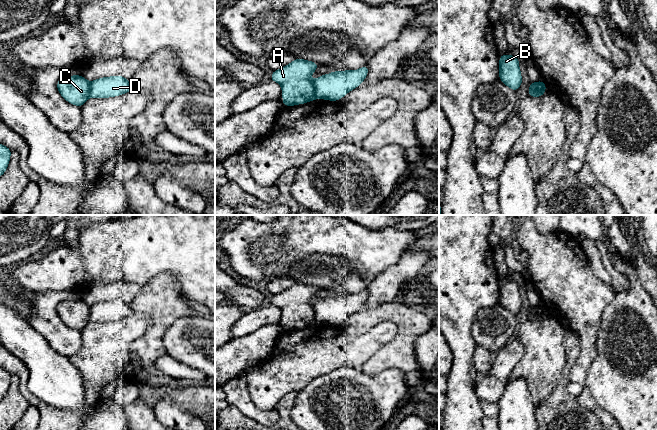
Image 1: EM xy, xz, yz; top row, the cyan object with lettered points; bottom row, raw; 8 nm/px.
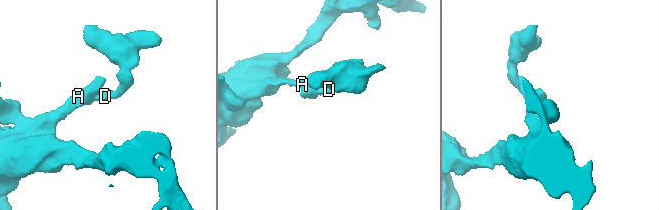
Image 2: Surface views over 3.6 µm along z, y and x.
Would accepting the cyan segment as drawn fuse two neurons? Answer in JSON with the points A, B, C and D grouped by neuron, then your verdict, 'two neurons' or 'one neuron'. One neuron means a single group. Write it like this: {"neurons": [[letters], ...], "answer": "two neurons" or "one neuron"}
{"neurons": [["A", "B", "C"], ["D"]], "answer": "two neurons"}

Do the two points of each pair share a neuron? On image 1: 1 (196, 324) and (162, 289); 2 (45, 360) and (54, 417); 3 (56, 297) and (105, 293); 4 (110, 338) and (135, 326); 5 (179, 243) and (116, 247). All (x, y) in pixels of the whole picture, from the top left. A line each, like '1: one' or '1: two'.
1: two
2: two
3: two
4: one
5: one

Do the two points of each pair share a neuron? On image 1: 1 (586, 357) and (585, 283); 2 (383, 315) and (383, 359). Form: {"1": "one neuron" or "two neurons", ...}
{"1": "one neuron", "2": "one neuron"}

